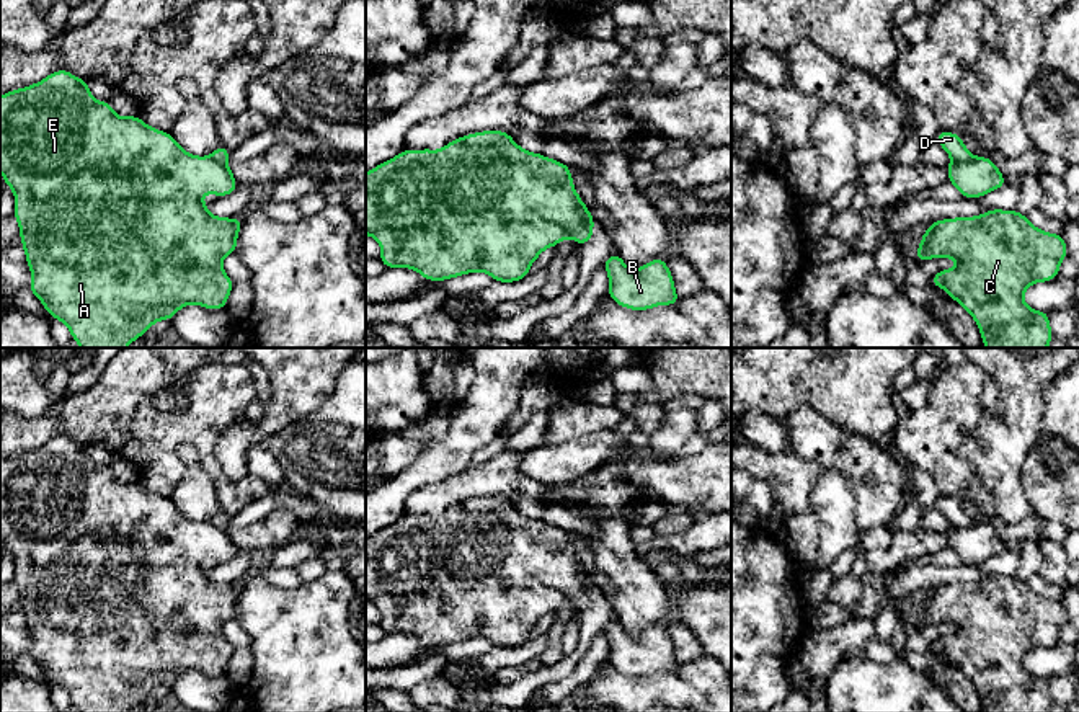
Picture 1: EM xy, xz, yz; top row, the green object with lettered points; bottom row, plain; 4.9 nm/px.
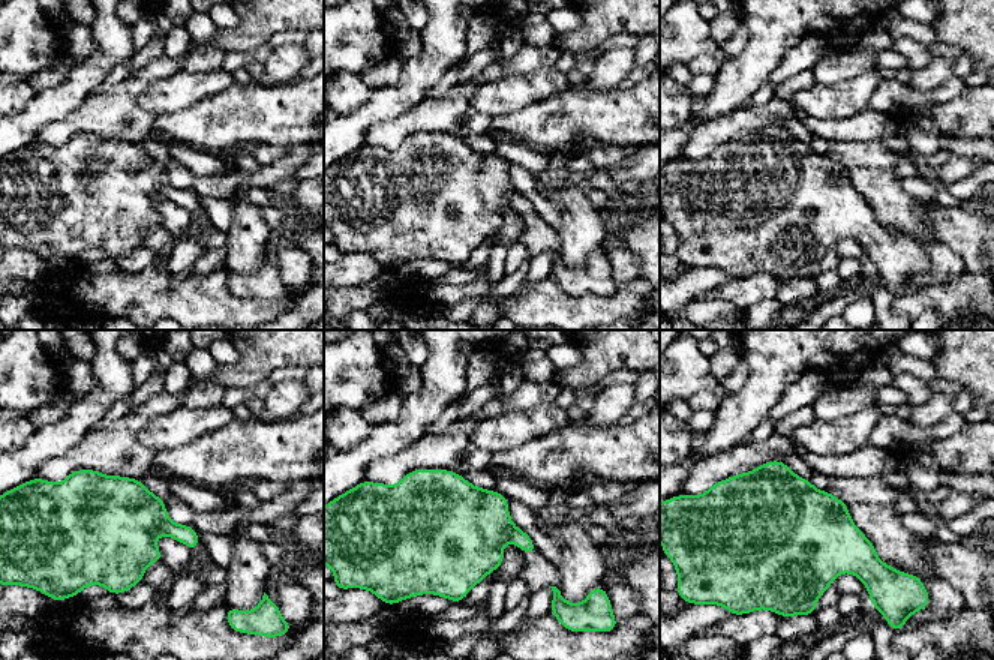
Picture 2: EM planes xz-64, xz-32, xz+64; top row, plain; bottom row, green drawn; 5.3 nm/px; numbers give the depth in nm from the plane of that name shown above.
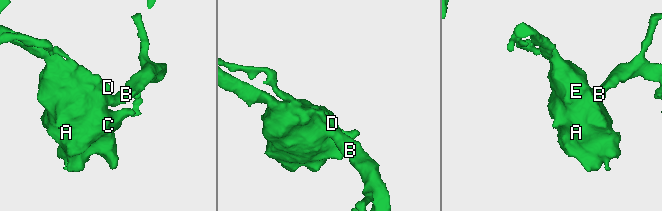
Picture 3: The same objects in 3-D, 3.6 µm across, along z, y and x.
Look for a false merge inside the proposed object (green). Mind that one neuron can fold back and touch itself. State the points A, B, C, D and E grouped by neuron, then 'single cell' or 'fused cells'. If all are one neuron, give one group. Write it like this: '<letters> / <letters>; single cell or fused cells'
A B C E / D; fused cells

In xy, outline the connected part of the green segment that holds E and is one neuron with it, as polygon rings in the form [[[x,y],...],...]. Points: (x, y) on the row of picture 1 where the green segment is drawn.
[[[65,69],[49,73],[38,83],[23,87],[0,96],[0,173],[15,194],[13,217],[20,225],[20,240],[24,248],[28,268],[33,274],[28,289],[41,300],[46,312],[60,320],[80,348],[127,348],[132,341],[160,320],[171,320],[176,312],[189,304],[198,304],[207,310],[227,307],[227,300],[235,283],[225,274],[222,260],[237,251],[237,238],[242,229],[242,217],[215,217],[202,202],[206,193],[217,198],[232,194],[238,185],[232,170],[212,157],[196,157],[173,139],[170,132],[147,126],[137,114],[121,118],[109,101],[96,101],[88,80],[80,80]]]

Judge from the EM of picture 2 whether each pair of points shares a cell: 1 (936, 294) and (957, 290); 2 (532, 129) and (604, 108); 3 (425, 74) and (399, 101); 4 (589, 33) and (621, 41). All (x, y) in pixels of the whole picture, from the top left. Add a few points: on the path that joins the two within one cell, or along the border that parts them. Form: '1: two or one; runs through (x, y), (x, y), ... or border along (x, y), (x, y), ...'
1: one; runs through (940, 294), (952, 294)
2: one; runs through (550, 125), (576, 113), (586, 113)
3: one; runs through (419, 80), (404, 95)
4: two; border along (640, 36), (630, 33), (610, 35), (598, 45)

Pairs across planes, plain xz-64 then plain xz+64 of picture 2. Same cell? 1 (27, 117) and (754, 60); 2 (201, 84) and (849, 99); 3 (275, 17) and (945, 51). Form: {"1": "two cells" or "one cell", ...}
{"1": "one cell", "2": "one cell", "3": "two cells"}

